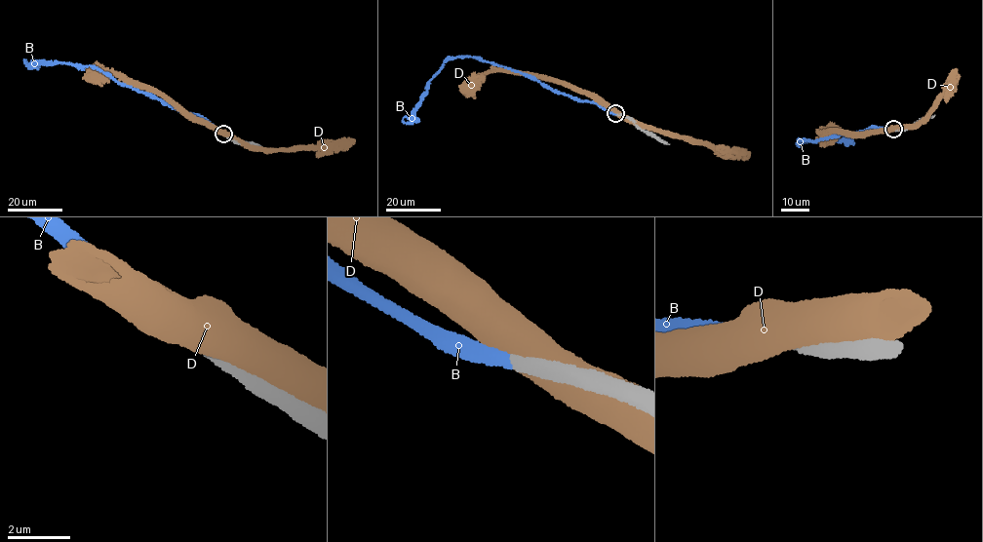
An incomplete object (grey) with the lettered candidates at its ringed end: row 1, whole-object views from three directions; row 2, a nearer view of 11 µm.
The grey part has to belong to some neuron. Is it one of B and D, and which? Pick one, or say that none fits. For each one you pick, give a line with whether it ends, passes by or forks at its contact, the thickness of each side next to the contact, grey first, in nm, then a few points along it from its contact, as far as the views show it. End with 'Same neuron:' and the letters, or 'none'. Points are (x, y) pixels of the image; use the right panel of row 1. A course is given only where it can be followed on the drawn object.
B: it ends | 440/400 nm | via (894, 129), (873, 127), (858, 134), (797, 142), (845, 140), (845, 144), (847, 138)
Same neuron: B

